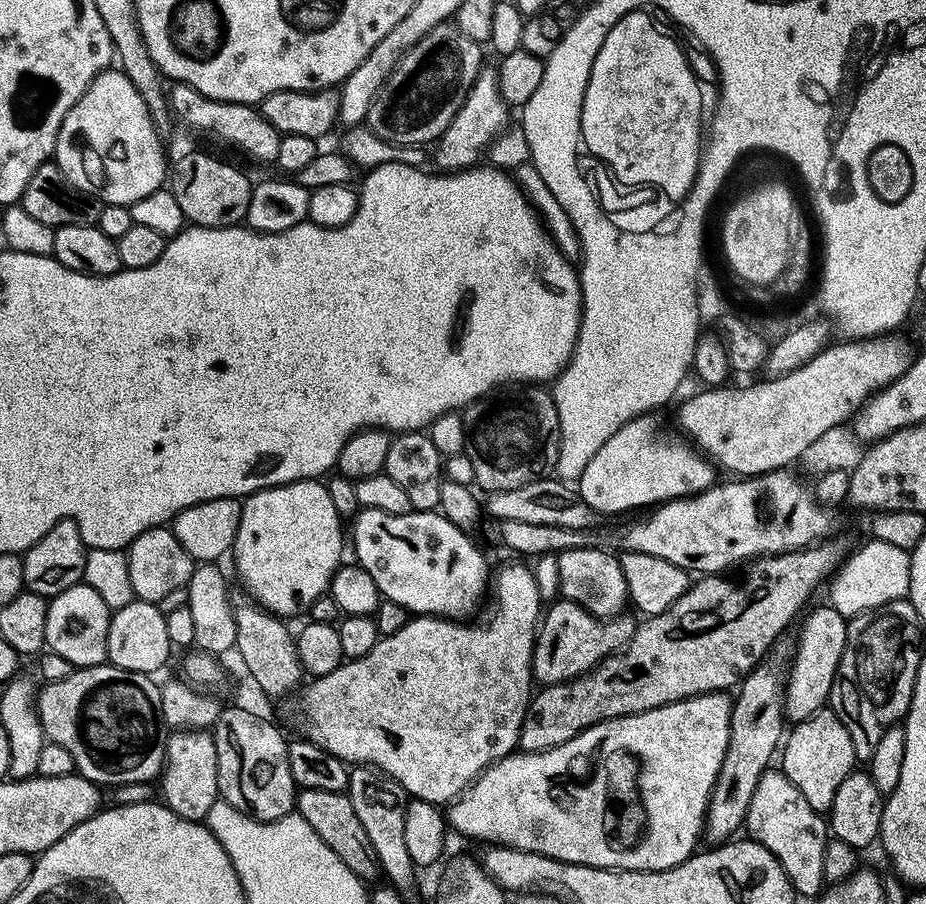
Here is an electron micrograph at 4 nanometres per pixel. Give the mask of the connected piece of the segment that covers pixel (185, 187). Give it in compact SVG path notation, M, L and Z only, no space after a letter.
M185 151L184 156L175 160L170 168L170 187L174 198L178 198L178 206L182 206L185 221L198 228L231 228L239 225L245 219L250 206L253 181L248 181L248 176L242 169L235 168L208 152L192 151Z

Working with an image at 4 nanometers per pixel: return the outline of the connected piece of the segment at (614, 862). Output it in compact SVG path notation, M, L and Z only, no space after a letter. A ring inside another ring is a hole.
M724 692L689 696L686 700L661 708L646 710L633 716L619 716L596 724L596 734L608 734L602 744L602 756L610 762L608 768L632 768L630 772L612 772L612 776L630 774L628 778L620 776L620 780L612 780L612 794L624 796L622 792L614 790L614 782L628 782L630 794L630 786L634 786L636 794L642 788L642 804L648 804L648 828L654 830L648 834L654 836L640 836L640 830L636 832L640 824L638 820L616 824L614 818L612 822L610 818L606 818L604 824L604 812L610 800L602 798L604 792L608 792L602 784L600 790L598 782L594 784L594 798L590 798L586 792L582 800L584 784L590 778L590 756L584 772L568 782L570 786L576 786L576 790L562 788L550 794L550 784L544 784L546 756L541 756L548 754L548 748L541 752L517 750L495 760L462 795L447 805L447 827L451 831L453 828L454 831L469 836L472 840L485 840L483 843L488 846L517 848L548 859L561 860L563 863L614 868L626 872L661 872L672 868L693 855L698 848L696 843L702 840L708 800L718 778L723 756L727 752L728 736L731 734L733 701L726 697ZM670 820L672 832L668 832ZM608 826L614 826L614 832L618 832L614 834L614 840L610 840L610 830L606 830ZM634 834L638 834L636 840L618 840L618 836L628 838Z

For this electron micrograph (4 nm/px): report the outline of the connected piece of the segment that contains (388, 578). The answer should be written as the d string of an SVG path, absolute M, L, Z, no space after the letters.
M360 508L357 511L350 532L350 548L356 551L355 563L374 578L374 586L378 586L384 600L398 603L410 614L421 616L438 616L449 620L463 621L472 618L476 607L483 602L490 588L490 572L488 576L488 560L480 553L480 548L471 540L465 529L459 528L439 510L406 514L386 514L382 510Z

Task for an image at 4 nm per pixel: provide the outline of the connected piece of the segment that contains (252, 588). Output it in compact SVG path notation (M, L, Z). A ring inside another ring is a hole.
M313 478L310 480L296 480L293 484L280 484L277 488L263 488L261 492L254 492L251 496L243 501L240 509L240 521L238 522L238 534L236 540L232 543L232 552L236 556L236 572L240 575L240 580L245 584L247 595L251 596L260 607L272 613L274 616L281 618L289 618L295 612L311 609L312 603L318 597L325 595L329 591L332 583L332 575L336 573L337 568L341 567L342 559L340 555L343 554L344 548L346 552L346 536L340 533L340 523L342 517L337 512L334 502L330 498L327 487L319 479Z

